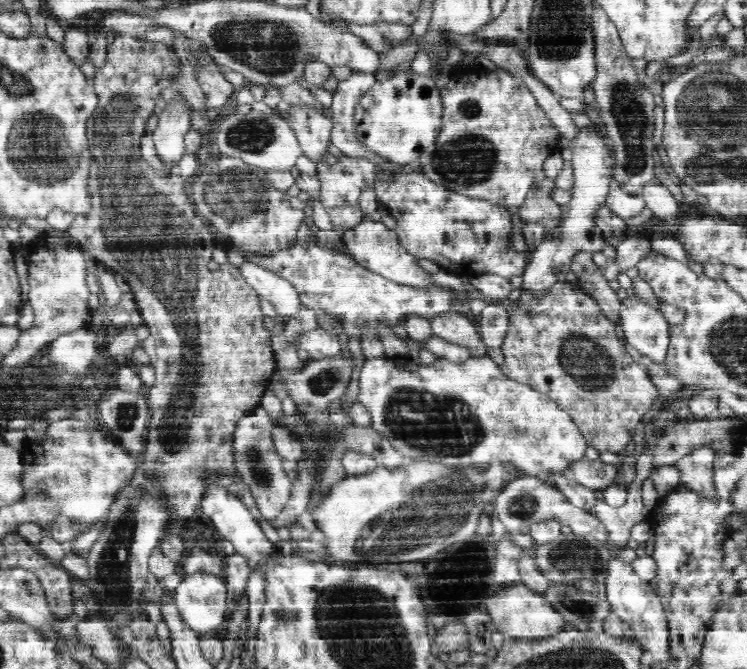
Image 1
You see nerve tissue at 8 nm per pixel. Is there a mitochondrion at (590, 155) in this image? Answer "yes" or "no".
no

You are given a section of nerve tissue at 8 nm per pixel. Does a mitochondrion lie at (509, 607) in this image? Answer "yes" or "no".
no

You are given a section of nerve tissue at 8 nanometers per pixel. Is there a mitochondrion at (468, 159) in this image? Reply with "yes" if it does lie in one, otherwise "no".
yes

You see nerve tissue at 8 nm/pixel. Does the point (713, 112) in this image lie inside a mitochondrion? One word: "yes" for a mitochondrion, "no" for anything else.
yes

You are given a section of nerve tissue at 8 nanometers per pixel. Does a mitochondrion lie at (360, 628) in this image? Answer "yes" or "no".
yes

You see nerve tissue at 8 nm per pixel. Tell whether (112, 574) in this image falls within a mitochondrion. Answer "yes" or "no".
yes

